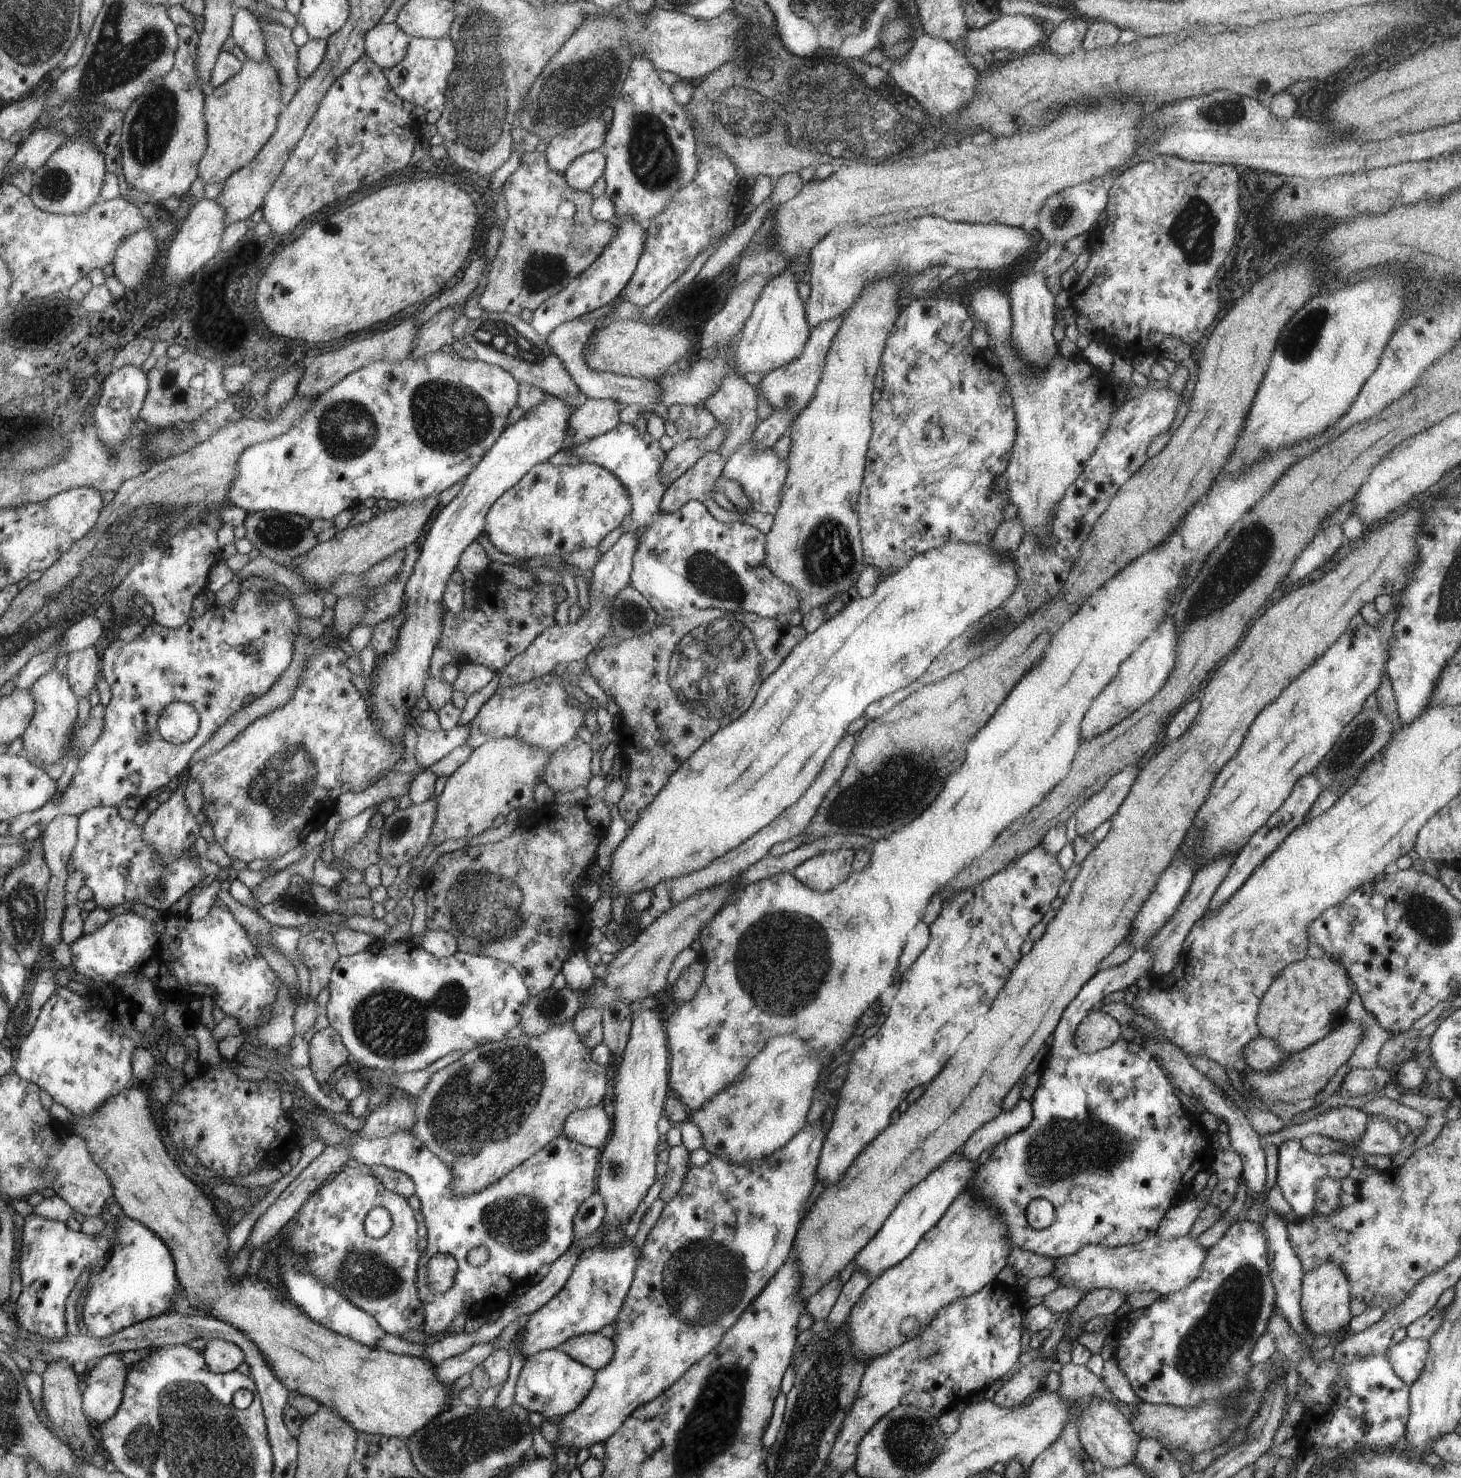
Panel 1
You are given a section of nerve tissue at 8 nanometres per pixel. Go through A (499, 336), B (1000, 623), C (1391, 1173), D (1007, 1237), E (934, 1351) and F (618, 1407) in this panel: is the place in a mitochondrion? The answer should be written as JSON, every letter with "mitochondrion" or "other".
{"A":"mitochondrion","B":"mitochondrion","C":"other","D":"other","E":"mitochondrion","F":"other"}

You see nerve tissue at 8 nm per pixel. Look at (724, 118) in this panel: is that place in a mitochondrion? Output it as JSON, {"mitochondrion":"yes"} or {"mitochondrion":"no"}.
{"mitochondrion":"yes"}

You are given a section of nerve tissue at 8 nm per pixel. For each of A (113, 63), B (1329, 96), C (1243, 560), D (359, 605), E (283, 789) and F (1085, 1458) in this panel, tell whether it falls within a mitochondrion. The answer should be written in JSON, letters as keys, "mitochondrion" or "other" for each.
{"A":"mitochondrion","B":"other","C":"mitochondrion","D":"mitochondrion","E":"mitochondrion","F":"other"}

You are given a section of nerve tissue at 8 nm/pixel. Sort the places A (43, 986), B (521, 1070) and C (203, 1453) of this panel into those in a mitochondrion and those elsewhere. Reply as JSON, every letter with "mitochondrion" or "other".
{"A":"other","B":"mitochondrion","C":"mitochondrion"}

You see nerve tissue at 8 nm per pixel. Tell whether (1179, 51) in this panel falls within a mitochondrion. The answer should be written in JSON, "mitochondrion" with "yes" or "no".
{"mitochondrion":"no"}

